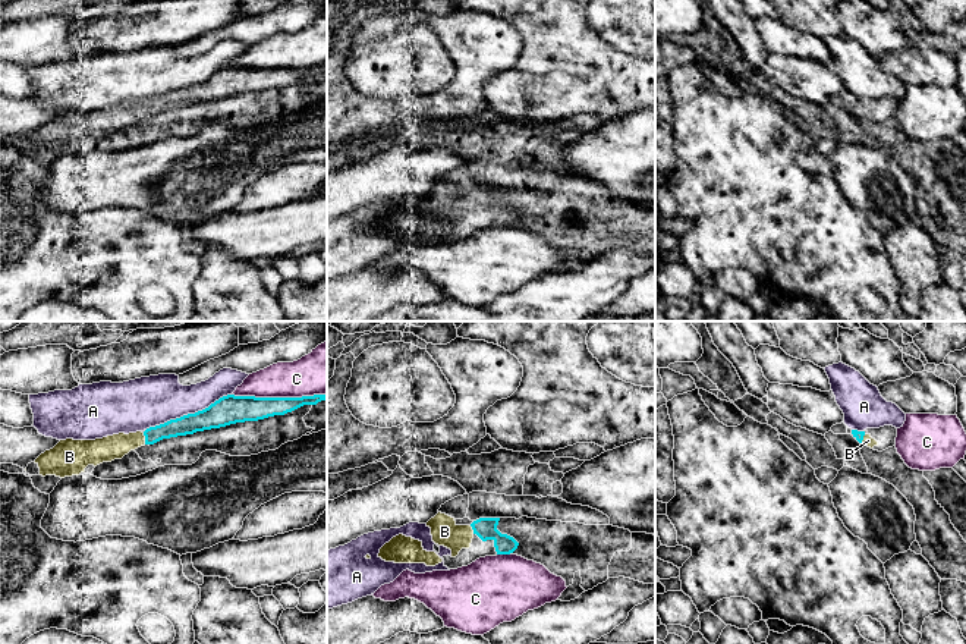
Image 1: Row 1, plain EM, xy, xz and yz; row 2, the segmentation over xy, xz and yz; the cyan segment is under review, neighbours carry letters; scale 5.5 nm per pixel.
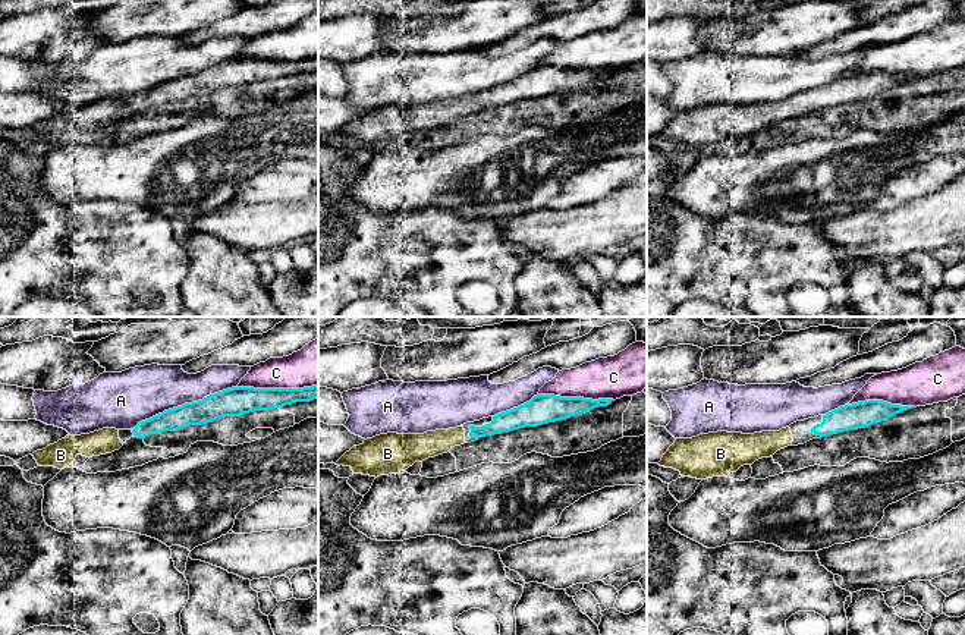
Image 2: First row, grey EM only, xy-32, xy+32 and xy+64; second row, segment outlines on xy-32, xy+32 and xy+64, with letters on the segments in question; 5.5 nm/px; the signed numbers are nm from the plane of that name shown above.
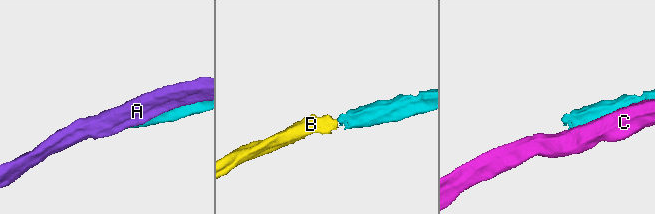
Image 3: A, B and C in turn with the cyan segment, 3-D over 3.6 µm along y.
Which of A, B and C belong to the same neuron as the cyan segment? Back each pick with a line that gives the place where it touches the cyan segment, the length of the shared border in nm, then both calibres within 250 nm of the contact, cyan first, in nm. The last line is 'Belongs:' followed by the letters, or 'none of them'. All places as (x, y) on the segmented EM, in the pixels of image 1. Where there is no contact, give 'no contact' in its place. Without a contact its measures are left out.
B: contact xy (145, 439); length 70 nm; calibres 110 and 140 nm
Belongs: B

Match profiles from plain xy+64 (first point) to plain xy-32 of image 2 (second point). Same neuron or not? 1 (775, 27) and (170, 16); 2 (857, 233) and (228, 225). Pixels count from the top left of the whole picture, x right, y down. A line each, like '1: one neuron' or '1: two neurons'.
1: one neuron
2: one neuron

